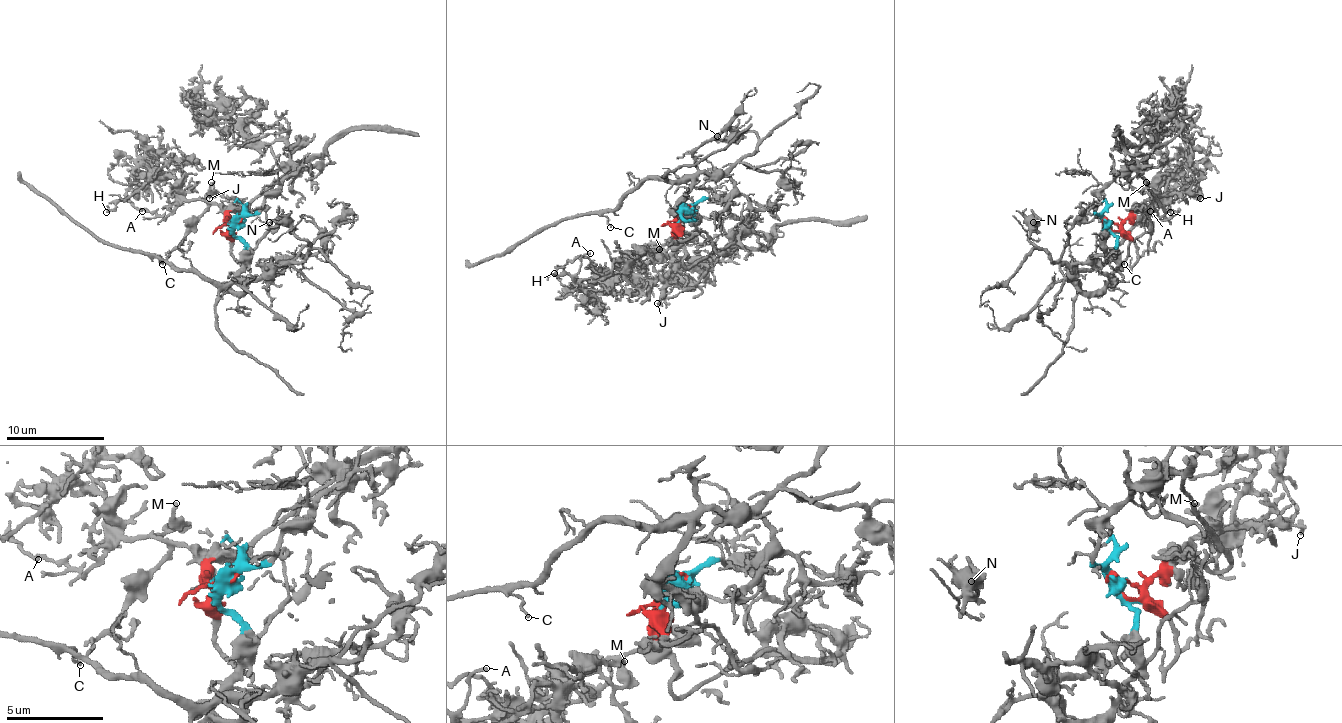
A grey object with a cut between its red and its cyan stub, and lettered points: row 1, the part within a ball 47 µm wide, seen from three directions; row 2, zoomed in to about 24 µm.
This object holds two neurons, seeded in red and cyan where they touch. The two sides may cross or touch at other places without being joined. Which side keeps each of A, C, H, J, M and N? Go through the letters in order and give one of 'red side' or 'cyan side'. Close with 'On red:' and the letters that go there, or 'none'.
A: red side
C: cyan side
H: red side
J: red side
M: red side
N: cyan side
On red: A, H, J, M

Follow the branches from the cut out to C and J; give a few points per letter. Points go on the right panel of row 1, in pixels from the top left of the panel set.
C: (1107, 223), (1117, 238), (1117, 270), (1100, 294), (1075, 282), (1078, 272), (1112, 255), (1125, 265)
J: (1107, 223), (1127, 218), (1149, 199), (1181, 191), (1193, 191), (1201, 199)

